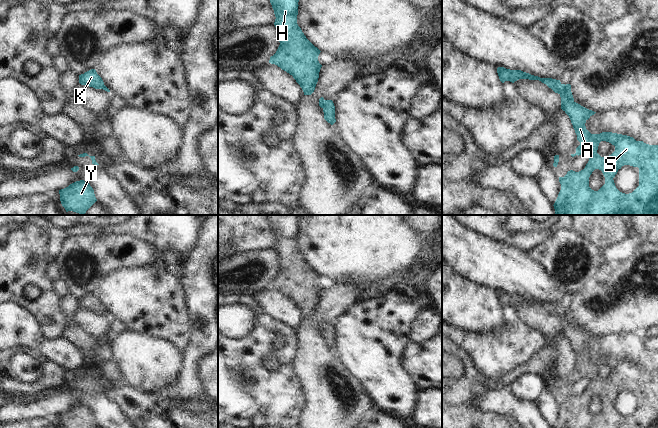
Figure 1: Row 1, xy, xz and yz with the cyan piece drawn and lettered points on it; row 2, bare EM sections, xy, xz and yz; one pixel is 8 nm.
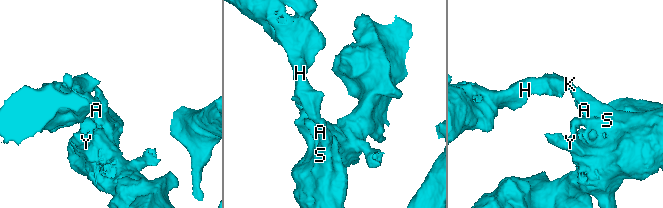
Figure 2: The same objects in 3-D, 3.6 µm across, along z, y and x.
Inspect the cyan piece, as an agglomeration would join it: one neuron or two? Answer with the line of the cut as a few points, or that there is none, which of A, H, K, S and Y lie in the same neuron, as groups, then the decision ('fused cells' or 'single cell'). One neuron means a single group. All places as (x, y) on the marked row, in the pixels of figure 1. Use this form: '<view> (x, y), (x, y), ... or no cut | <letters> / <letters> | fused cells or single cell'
no cut | A H K S Y | single cell

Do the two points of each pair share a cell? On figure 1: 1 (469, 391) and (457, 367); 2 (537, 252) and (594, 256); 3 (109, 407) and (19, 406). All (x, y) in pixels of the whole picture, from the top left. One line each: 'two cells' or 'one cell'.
1: two cells
2: one cell
3: one cell

